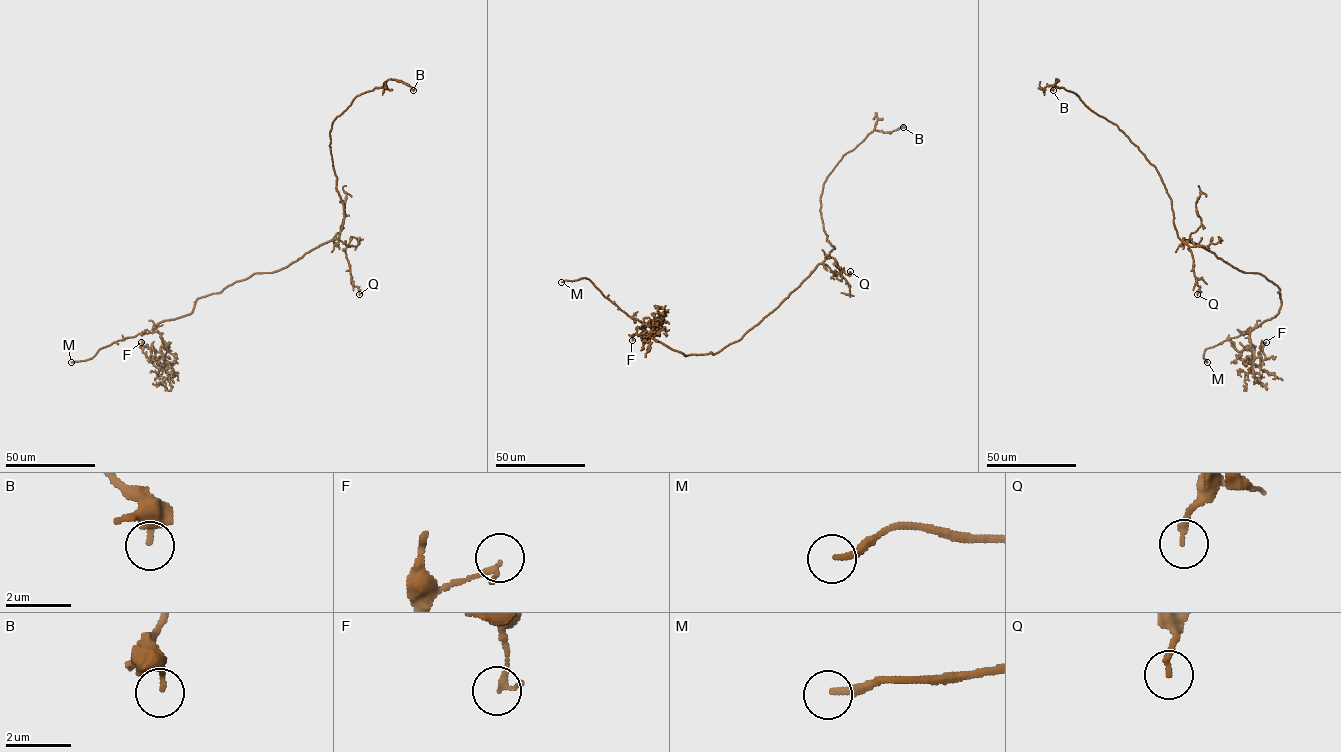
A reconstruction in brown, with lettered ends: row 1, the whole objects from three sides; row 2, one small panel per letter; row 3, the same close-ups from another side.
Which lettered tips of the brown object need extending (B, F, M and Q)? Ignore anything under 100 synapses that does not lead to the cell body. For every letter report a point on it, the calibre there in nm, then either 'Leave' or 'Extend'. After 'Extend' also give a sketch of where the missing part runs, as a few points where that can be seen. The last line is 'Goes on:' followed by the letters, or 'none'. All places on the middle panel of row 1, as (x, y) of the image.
B: Place: (903, 127). Thickness 300 nm. Leave
F: Place: (632, 340). Thickness 180 nm. Leave
M: Place: (561, 282). Thickness 240 nm. Extend. Course of what is missing: (561, 282), (544, 297)
Q: Place: (850, 271). Thickness 160 nm. Leave
Goes on: M

